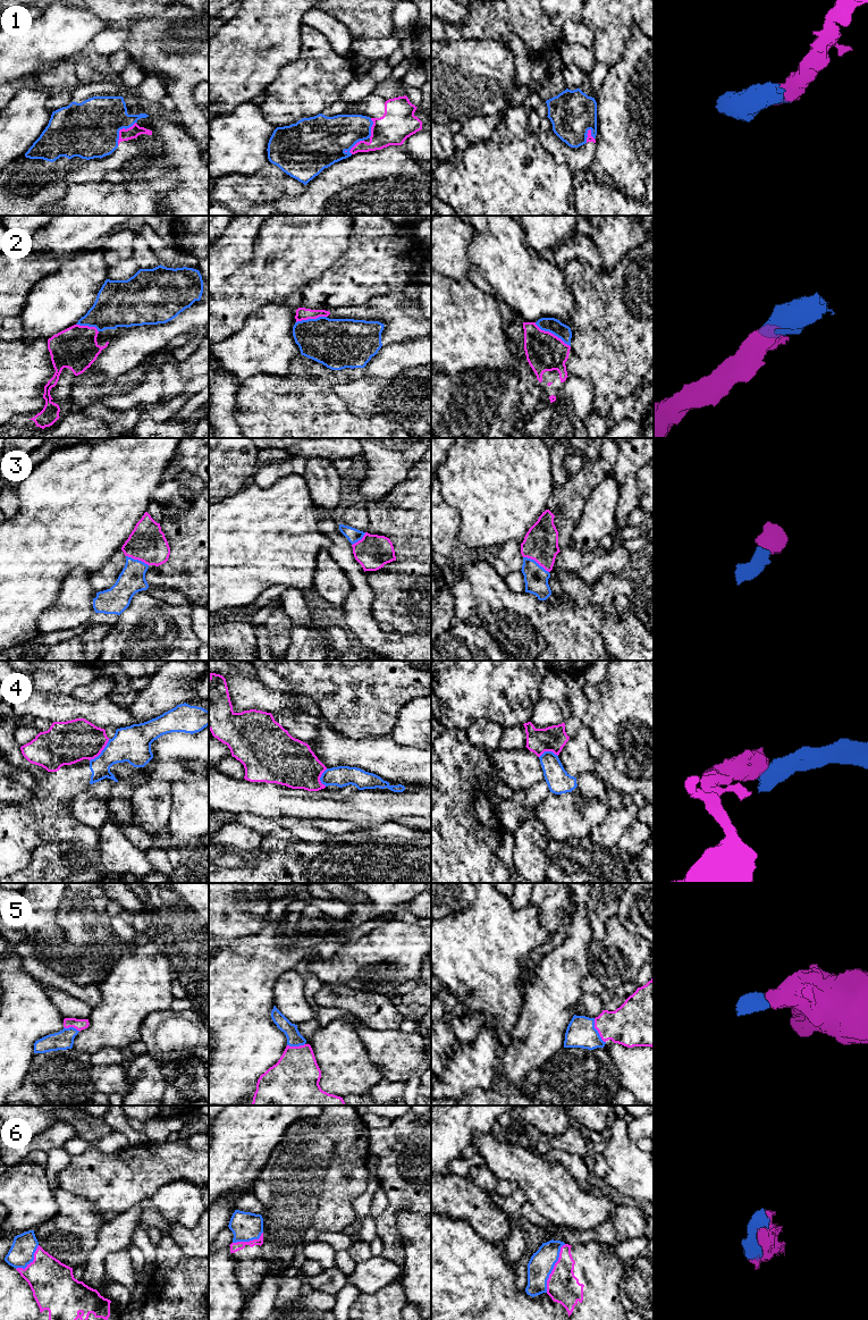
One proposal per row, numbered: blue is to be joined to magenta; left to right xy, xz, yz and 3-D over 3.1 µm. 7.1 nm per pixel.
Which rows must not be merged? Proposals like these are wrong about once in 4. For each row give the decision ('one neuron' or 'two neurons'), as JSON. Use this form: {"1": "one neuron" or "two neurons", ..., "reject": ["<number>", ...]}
{"1": "one neuron", "2": "one neuron", "3": "one neuron", "4": "two neurons", "5": "one neuron", "6": "one neuron", "reject": ["4"]}

